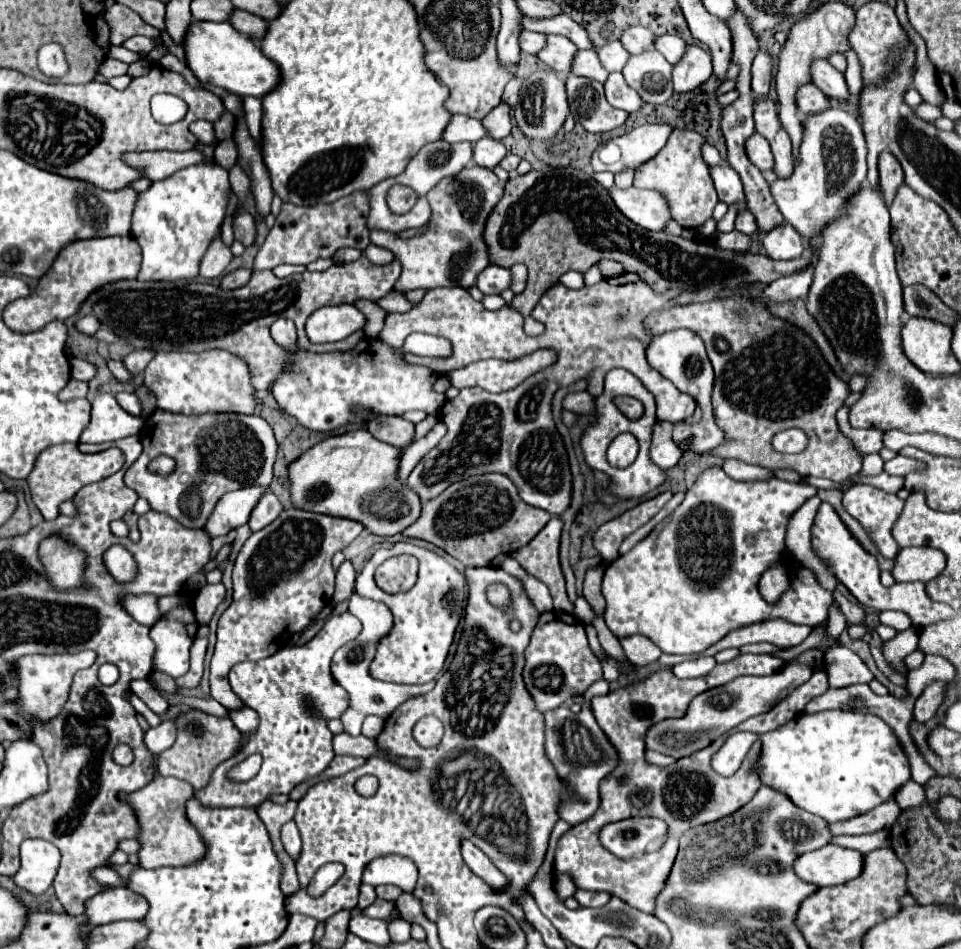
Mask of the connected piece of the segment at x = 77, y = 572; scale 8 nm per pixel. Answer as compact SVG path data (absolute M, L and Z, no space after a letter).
M50 533L40 541L38 557L54 591L72 593L90 589L84 579L86 553L78 549L78 545L72 545L72 541L66 541L60 533Z

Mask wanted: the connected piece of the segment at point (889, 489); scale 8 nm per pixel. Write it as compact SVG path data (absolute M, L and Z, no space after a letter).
M880 473L878 477L870 477L870 479L862 479L862 483L874 485L886 493L898 493L904 487L904 477L892 477L888 473Z

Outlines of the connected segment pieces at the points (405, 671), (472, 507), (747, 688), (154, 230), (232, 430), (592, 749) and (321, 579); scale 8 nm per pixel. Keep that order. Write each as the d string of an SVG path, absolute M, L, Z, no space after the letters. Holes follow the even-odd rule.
M396 543L392 549L378 549L370 557L370 561L356 577L356 591L374 601L382 601L394 617L394 625L390 633L378 641L376 657L370 665L372 677L390 683L406 683L406 685L418 685L436 679L436 675L446 667L448 651L454 643L458 623L464 617L464 603L468 597L464 575L456 567L452 567L444 557L428 549L416 547L412 543ZM402 553L414 555L420 561L418 581L406 593L396 593L396 595L384 593L375 583L374 575L377 566L389 557L402 555Z
M490 473L452 483L444 493L426 501L420 517L402 535L434 543L466 567L488 567L498 553L512 555L528 545L548 521L546 511L530 507L518 497L518 489L508 477Z
M790 661L778 673L774 673L770 677L740 677L740 679L734 679L734 681L722 685L722 687L714 687L714 689L708 689L708 691L696 695L690 701L684 717L664 719L664 721L654 723L648 729L646 749L654 749L654 751L646 751L646 761L650 765L670 765L684 755L690 755L694 751L704 749L714 739L718 739L726 731L734 729L742 721L770 711L774 705L778 705L778 701L792 695L792 691L796 691L802 683L808 681L812 673L813 669L810 667L794 665ZM668 755L672 755L672 757L668 757Z
M224 111L220 115L220 121L214 123L214 143L206 145L198 141L194 145L194 149L202 153L206 161L184 167L168 179L154 181L144 193L138 195L132 213L132 237L142 247L142 269L138 273L138 279L174 281L180 277L192 279L198 275L200 259L218 233L230 193L228 173L218 167L212 157L216 145L228 139L232 135L232 129L232 113Z
M156 409L146 417L138 437L144 451L126 471L126 485L144 497L152 509L172 515L186 527L204 527L210 511L224 493L252 485L268 487L272 481L272 465L278 445L274 443L272 427L258 415L182 415ZM158 455L176 461L172 473L160 475L148 469L150 461Z
M604 679L598 681L596 685L592 685L584 693L584 703L582 703L580 713L572 713L568 707L558 707L558 709L544 713L544 735L546 735L544 751L546 751L546 757L550 759L550 763L554 765L558 777L564 781L562 783L564 789L568 789L568 795L560 797L560 801L558 801L560 821L556 821L556 825L550 833L552 845L556 845L558 837L564 835L570 829L570 825L584 821L584 817L592 817L592 813L598 809L598 783L618 764L617 751L609 741L606 741L604 731L598 729L598 723L592 717L592 707L590 707L592 697L606 695L608 689L610 687Z
M284 509L276 521L250 535L250 539L244 543L234 563L234 573L232 573L234 601L218 621L218 641L216 641L214 657L210 661L210 695L218 703L232 709L242 707L238 697L230 689L228 671L236 663L258 661L286 647L292 635L304 631L308 623L314 619L314 615L332 603L332 593L334 593L332 555L336 551L342 551L354 537L360 535L362 529L364 525L354 519L330 517L330 515L320 515L300 509Z

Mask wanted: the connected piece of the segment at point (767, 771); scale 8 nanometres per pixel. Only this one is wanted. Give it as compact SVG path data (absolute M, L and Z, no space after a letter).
M820 711L820 713L800 713L776 731L768 731L760 737L762 751L756 761L754 773L760 777L764 787L770 787L786 795L796 807L814 813L828 823L850 819L862 815L888 797L892 797L900 785L910 779L910 765L894 739L890 727L876 715L858 711Z

